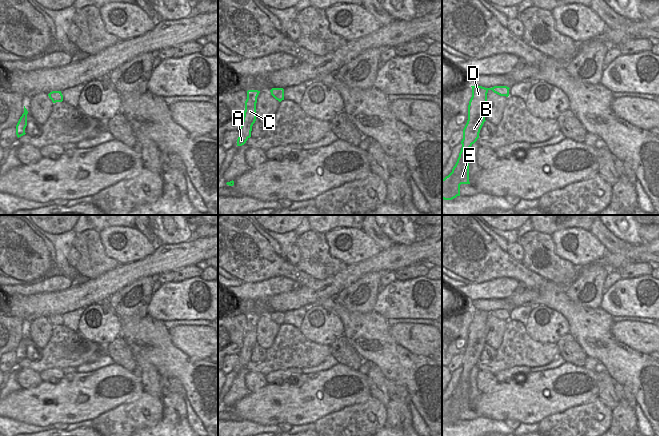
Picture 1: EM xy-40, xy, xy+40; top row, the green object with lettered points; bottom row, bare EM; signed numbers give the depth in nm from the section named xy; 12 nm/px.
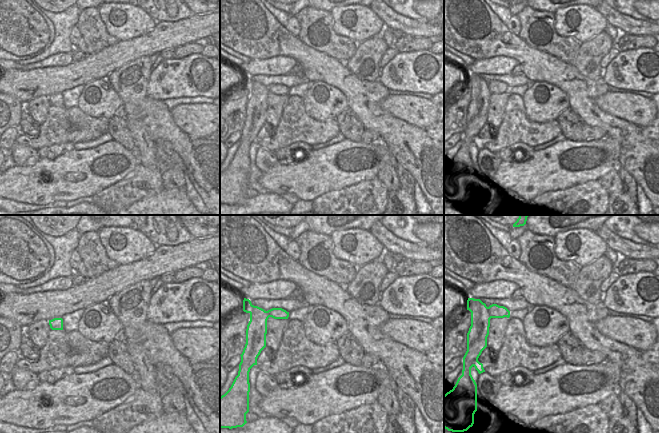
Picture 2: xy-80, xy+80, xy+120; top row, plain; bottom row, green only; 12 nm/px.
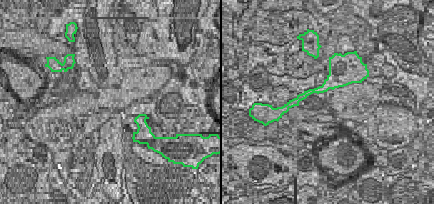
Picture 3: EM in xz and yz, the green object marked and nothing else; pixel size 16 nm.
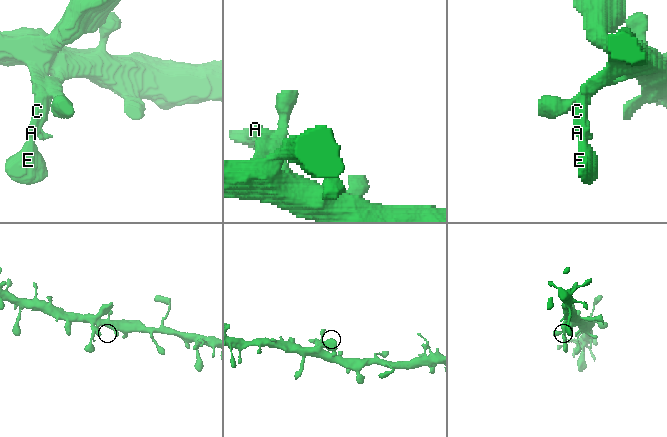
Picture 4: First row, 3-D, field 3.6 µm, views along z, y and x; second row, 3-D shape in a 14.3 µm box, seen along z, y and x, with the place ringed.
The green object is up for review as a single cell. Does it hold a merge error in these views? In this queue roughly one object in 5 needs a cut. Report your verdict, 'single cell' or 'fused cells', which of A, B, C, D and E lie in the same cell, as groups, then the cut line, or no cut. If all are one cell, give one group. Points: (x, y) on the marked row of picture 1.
single cell; A B C D E; no cut

